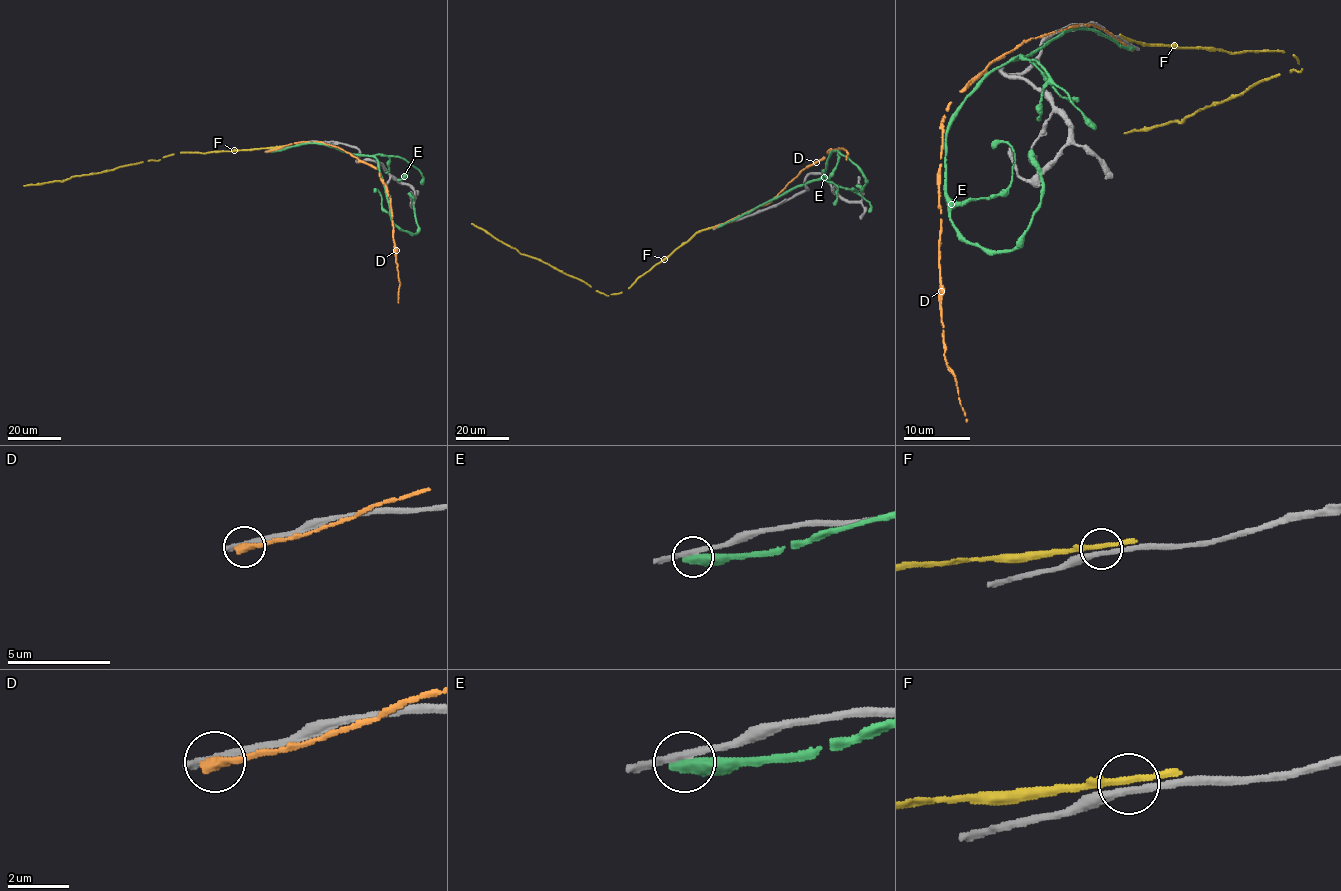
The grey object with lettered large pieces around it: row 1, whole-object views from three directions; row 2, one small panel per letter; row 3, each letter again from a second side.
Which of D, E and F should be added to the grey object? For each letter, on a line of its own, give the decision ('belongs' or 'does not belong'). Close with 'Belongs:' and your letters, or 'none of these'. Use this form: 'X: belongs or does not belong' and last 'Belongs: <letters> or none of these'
D: does not belong
E: does not belong
F: does not belong
Belongs: none of these

